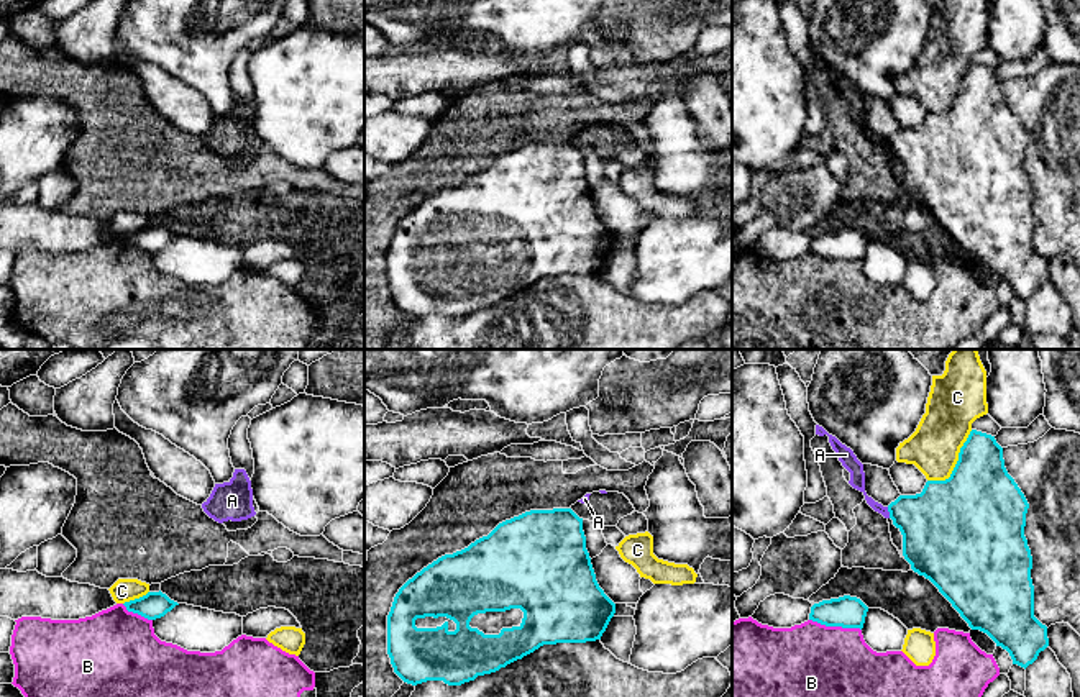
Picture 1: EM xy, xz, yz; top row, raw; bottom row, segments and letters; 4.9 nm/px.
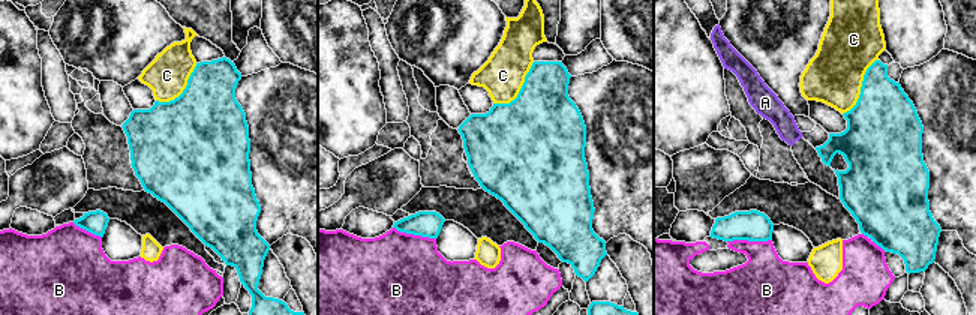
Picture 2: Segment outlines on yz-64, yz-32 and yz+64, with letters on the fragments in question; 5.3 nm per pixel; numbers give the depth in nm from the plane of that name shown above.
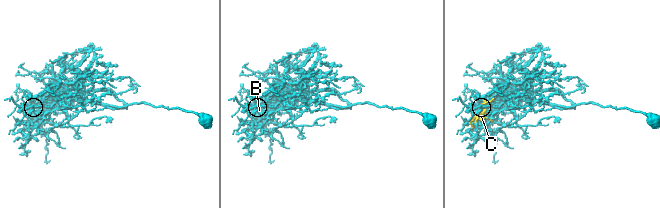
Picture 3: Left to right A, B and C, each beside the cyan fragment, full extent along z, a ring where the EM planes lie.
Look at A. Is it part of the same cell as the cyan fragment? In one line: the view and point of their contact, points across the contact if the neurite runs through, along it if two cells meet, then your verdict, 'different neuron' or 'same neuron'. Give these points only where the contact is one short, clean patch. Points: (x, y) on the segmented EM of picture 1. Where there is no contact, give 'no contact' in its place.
yz (888, 510) | along yz (887, 507), (890, 517) | different neuron

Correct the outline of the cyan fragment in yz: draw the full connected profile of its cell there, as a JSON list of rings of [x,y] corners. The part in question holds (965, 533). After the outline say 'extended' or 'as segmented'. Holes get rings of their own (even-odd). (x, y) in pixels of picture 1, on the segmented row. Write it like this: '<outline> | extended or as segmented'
[[[972,430],[960,448],[959,461],[945,481],[927,481],[922,492],[899,495],[888,505],[893,525],[903,535],[903,556],[911,569],[929,579],[972,630],[986,633],[1006,649],[1013,664],[1027,667],[1049,646],[1047,626],[1034,617],[1032,556],[1024,536],[1029,503],[1008,474],[1003,448],[995,436]]] | as segmented

